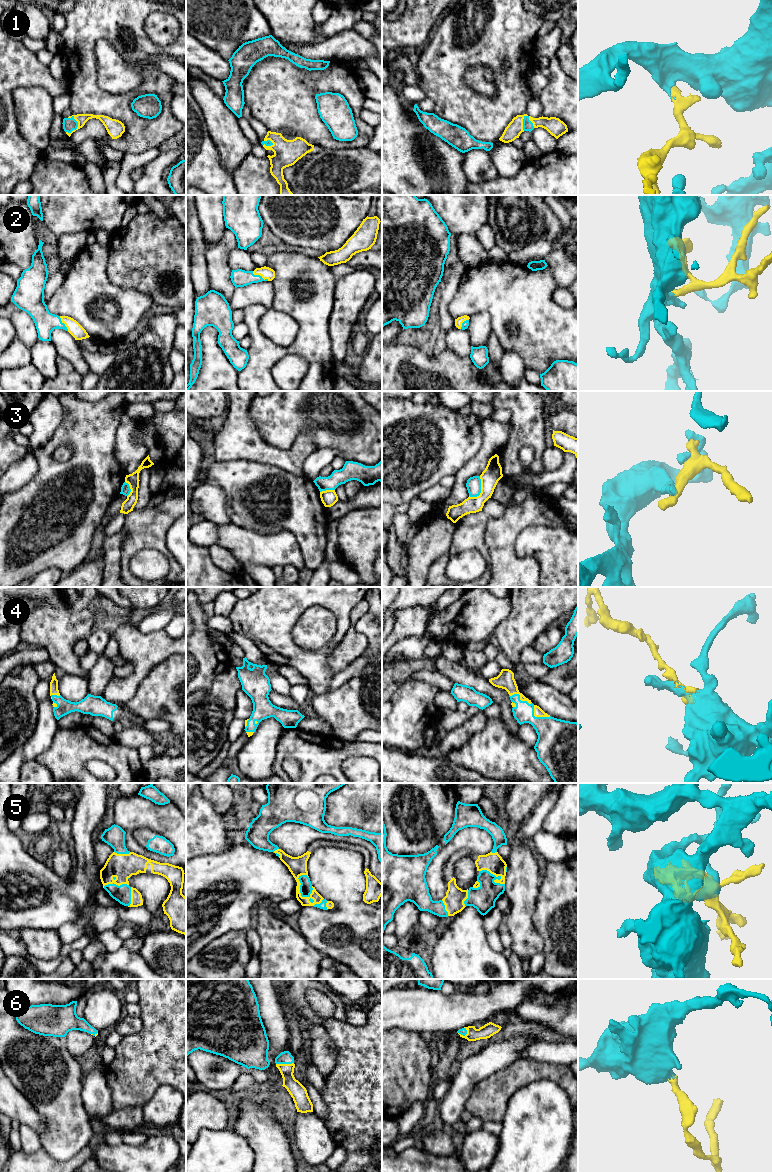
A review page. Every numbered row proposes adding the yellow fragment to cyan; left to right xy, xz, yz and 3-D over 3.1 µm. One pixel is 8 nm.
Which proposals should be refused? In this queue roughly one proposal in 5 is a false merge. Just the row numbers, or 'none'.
3

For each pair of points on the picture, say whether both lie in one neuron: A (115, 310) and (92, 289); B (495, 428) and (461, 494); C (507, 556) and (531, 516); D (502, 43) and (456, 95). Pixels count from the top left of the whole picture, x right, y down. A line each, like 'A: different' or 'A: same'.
A: same
B: same
C: same
D: same

